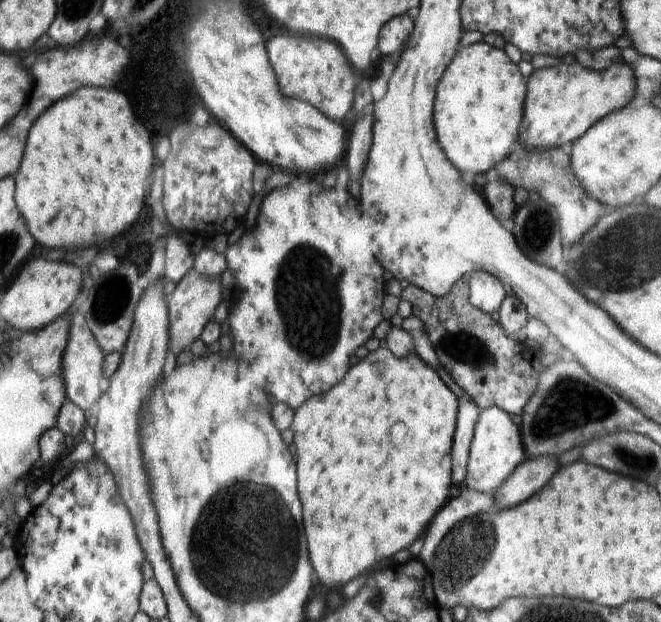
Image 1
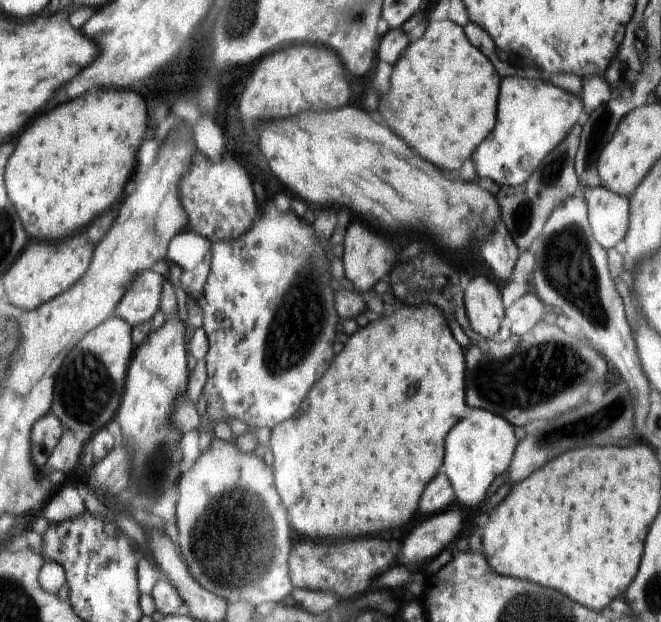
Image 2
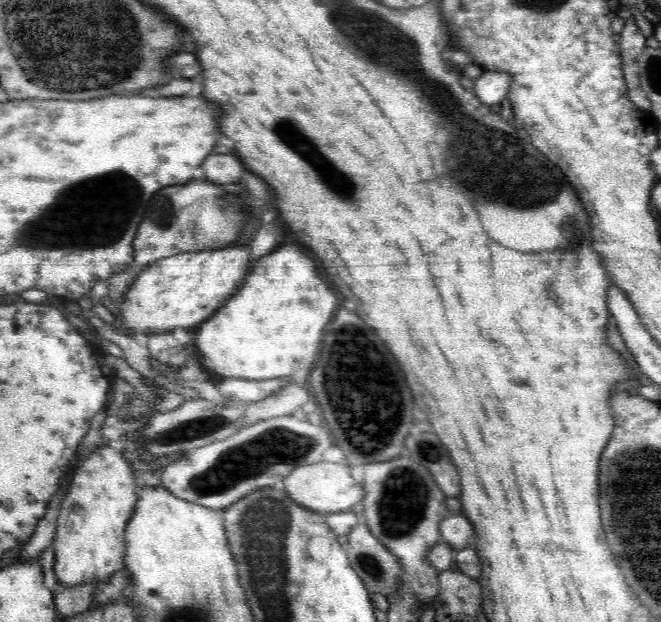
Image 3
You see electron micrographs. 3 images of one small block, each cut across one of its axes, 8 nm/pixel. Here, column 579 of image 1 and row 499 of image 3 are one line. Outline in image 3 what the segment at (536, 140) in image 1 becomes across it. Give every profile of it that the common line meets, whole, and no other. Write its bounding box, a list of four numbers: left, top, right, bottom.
[53,445,141,588]

